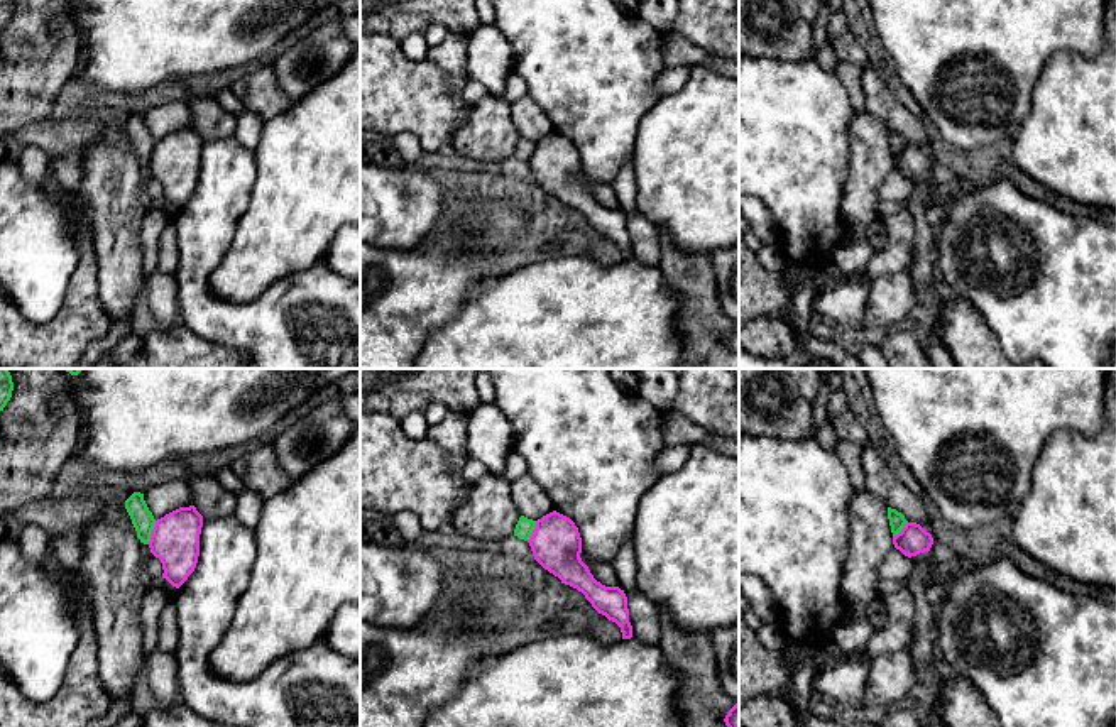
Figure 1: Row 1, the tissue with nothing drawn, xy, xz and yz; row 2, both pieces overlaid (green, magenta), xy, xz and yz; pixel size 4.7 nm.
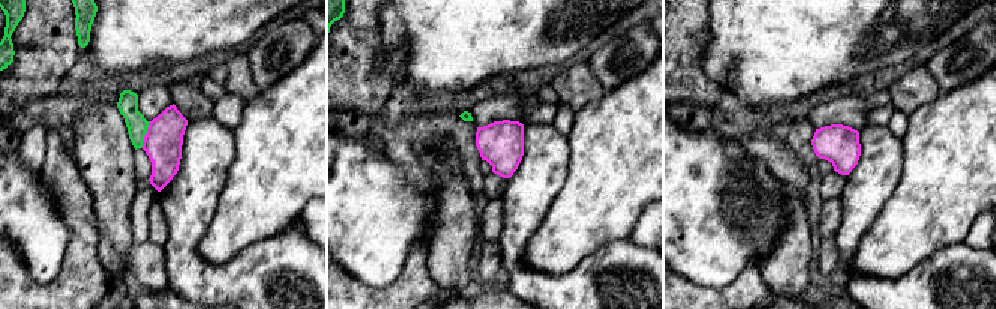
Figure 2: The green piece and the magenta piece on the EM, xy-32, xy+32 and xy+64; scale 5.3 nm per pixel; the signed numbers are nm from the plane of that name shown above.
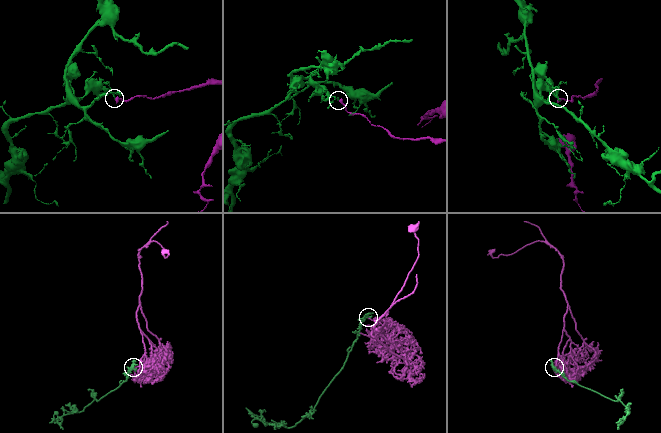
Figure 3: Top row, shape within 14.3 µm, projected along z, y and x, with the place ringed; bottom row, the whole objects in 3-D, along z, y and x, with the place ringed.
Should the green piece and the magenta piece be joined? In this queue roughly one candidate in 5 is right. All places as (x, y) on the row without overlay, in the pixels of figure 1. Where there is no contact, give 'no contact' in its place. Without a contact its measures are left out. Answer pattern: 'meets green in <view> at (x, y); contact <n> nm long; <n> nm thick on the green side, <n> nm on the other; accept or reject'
meets green in xy at (151, 154); contact 120 nm long; 110 nm thick on the green side, 240 nm on the other; reject

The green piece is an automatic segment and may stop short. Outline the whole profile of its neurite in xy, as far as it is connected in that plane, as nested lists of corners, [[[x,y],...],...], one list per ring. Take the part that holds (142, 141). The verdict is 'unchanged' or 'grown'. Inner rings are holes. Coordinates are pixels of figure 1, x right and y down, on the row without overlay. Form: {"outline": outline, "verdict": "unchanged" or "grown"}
{"outline": [[[134,113],[125,122],[125,130],[137,152],[137,159],[140,161],[140,164],[149,166],[156,140],[144,122],[144,115]]], "verdict": "unchanged"}

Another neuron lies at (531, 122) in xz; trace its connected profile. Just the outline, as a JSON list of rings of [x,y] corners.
[[[528,95],[511,103],[511,118],[519,135],[533,142],[555,132],[548,115]]]

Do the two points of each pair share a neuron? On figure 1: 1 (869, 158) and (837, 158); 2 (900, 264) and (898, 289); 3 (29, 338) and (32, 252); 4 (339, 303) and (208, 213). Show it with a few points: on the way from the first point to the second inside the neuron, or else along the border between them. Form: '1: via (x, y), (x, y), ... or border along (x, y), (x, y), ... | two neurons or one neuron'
1: border along (854, 119), (851, 122), (849, 178), (846, 181) | two neurons
2: border along (910, 273), (880, 274), (873, 281), (868, 296) | two neurons
3: border along (63, 298), (44, 322), (17, 310) | two neurons
4: via (284, 315), (224, 315), (200, 291), (200, 267) | one neuron

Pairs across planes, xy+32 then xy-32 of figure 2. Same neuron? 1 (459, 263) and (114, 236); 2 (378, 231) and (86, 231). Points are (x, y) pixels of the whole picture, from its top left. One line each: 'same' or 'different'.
1: same
2: different

